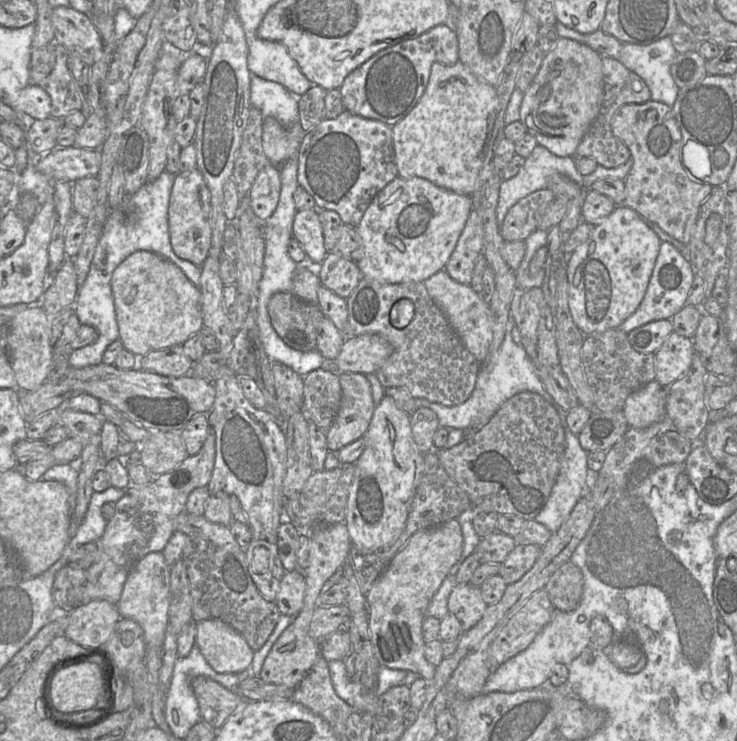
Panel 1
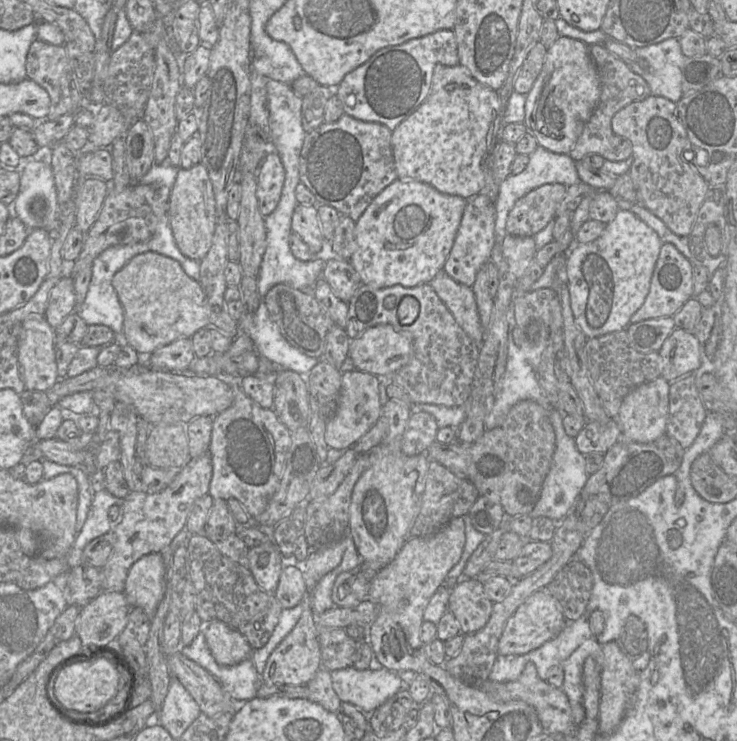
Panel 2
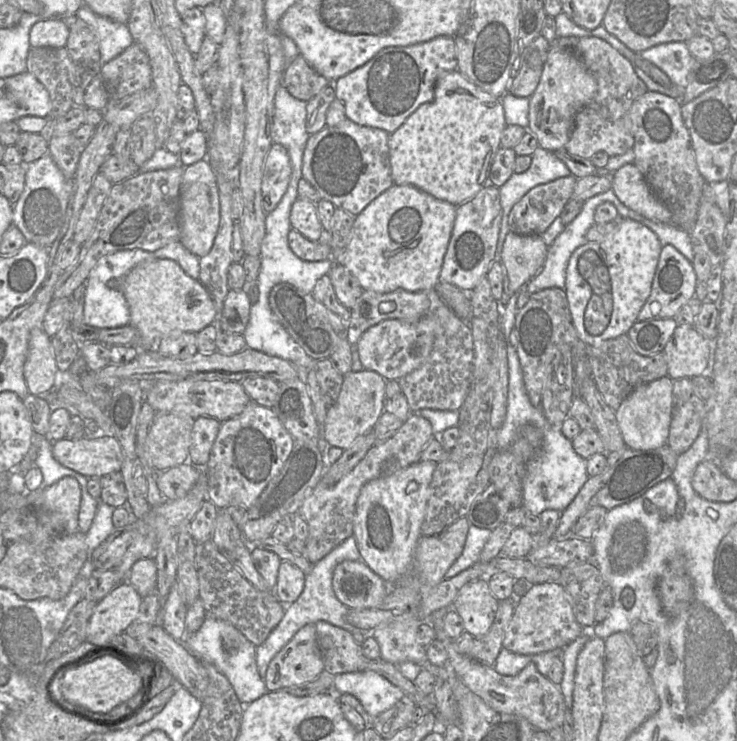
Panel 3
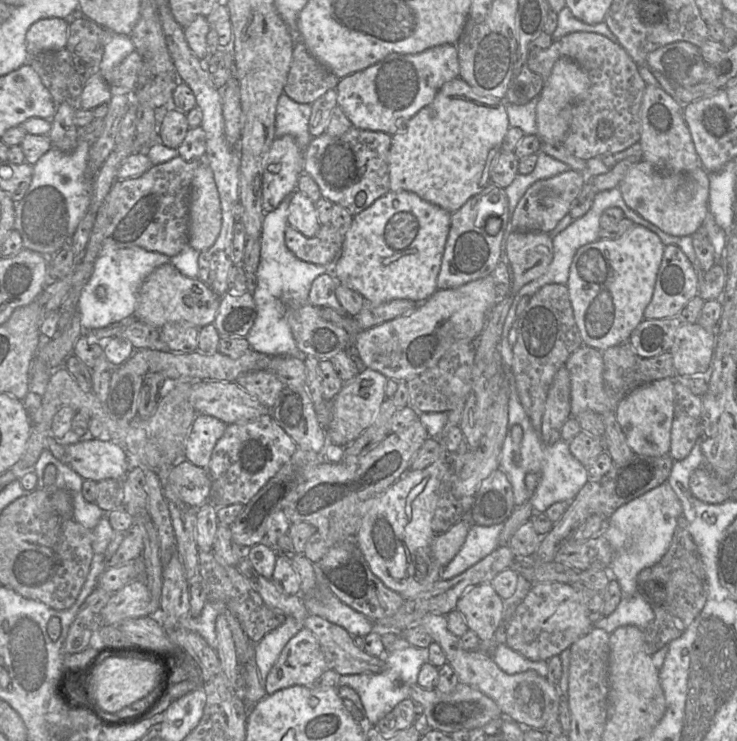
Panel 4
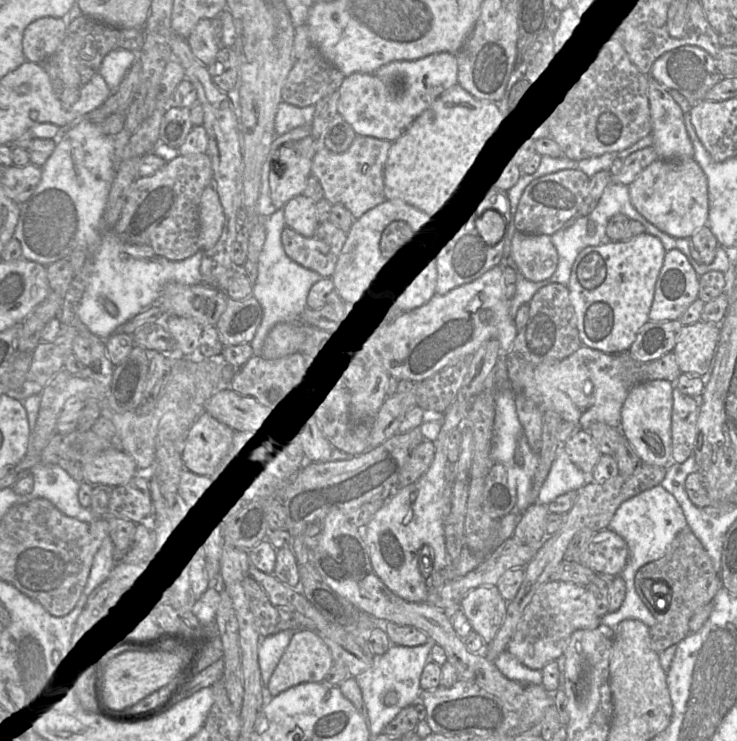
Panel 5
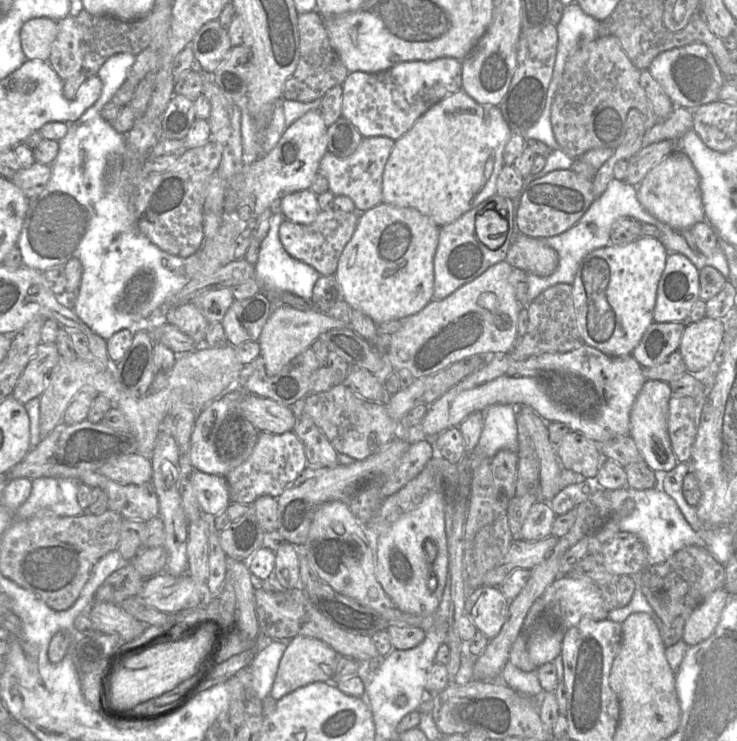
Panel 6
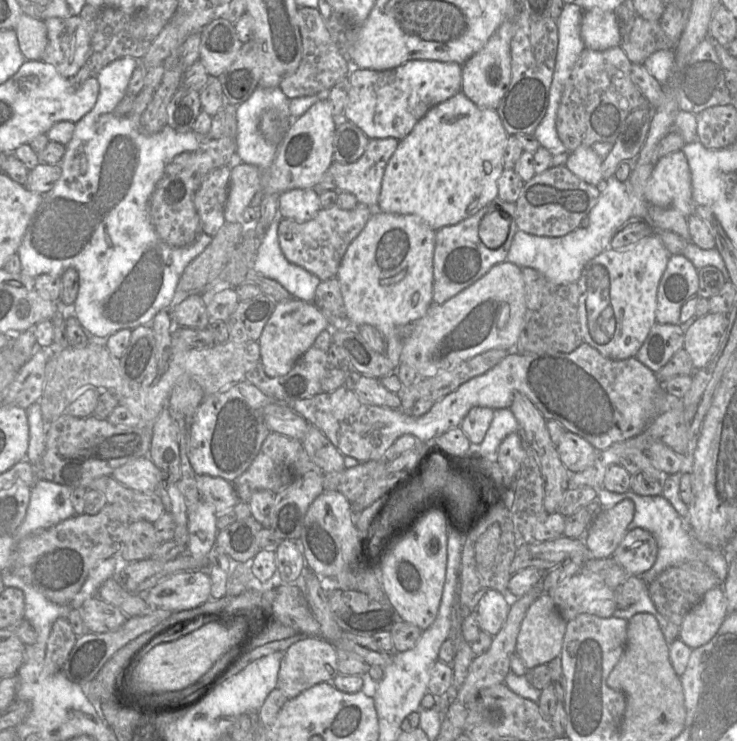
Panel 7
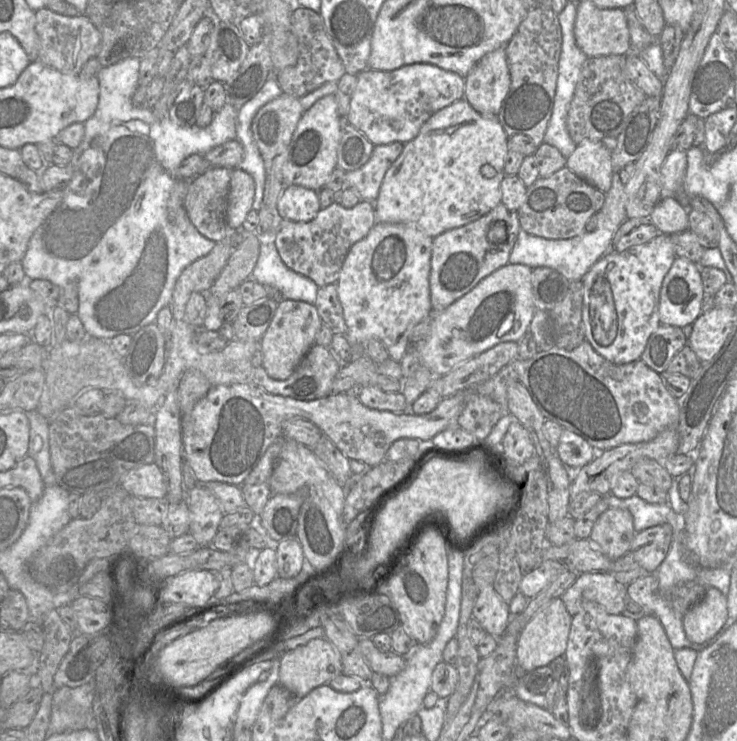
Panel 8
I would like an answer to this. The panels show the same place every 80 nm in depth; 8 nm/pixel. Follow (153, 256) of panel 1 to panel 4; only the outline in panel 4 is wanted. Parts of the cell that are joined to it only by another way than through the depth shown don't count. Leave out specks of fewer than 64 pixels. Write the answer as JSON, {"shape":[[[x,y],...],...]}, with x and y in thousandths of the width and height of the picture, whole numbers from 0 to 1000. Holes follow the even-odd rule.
{"shape":[[[232,356],[213,360],[193,382],[182,424],[187,433],[218,443],[231,435],[252,435],[267,443],[289,437],[299,404],[280,383],[269,375],[247,371]]]}

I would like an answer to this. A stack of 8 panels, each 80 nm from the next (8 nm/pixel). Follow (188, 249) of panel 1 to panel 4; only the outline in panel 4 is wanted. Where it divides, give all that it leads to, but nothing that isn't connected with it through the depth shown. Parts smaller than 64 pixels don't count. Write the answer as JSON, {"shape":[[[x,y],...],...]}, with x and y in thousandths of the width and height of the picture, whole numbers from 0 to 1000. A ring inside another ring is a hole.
{"shape":[[[278,211],[263,233],[256,275],[255,329],[269,340],[293,327],[301,305],[301,286],[290,236]]]}

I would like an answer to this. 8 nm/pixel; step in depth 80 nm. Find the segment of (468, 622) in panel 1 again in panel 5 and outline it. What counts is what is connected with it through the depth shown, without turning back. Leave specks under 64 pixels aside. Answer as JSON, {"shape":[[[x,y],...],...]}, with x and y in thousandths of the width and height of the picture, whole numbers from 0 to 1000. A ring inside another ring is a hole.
{"shape":[[[673,789],[651,791],[639,796],[624,812],[640,849],[664,869],[677,852],[688,825],[689,812]]]}

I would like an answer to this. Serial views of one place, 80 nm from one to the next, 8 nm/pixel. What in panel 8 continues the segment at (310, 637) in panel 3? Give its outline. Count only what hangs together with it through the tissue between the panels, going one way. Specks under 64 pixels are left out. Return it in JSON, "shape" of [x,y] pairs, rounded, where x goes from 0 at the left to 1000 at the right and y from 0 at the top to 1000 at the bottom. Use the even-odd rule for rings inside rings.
{"shape":[[[442,861],[423,862],[418,868],[389,879],[380,888],[377,923],[389,930],[402,943],[419,937],[425,930],[445,923],[464,910],[464,896],[457,877]]]}

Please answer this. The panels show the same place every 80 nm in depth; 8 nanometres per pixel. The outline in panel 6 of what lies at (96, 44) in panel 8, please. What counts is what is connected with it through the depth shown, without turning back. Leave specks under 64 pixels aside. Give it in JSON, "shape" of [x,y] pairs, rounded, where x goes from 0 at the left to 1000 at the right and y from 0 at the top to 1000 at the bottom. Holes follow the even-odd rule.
{"shape":[[[88,23],[77,31],[79,45],[71,58],[65,85],[80,105],[90,109],[110,96],[110,42],[103,36],[100,23]]]}

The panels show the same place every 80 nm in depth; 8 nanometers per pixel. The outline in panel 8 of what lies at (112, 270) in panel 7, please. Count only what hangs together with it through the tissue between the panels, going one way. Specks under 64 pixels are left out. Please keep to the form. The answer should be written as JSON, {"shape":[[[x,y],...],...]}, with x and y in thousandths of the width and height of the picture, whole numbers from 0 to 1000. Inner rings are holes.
{"shape":[[[176,77],[149,89],[136,92],[130,104],[134,109],[134,136],[129,152],[114,165],[115,182],[110,194],[100,201],[95,217],[99,235],[96,243],[84,255],[85,265],[81,275],[49,309],[39,324],[37,337],[28,351],[31,366],[38,378],[61,377],[85,389],[92,381],[100,379],[106,387],[106,420],[103,425],[109,430],[117,449],[136,457],[151,457],[157,452],[175,451],[180,453],[193,441],[210,435],[214,421],[229,412],[233,405],[237,381],[246,367],[265,351],[280,345],[292,333],[290,325],[274,318],[259,301],[250,278],[235,287],[233,296],[228,285],[228,270],[232,256],[242,243],[240,228],[244,220],[261,208],[277,209],[280,205],[308,190],[320,188],[320,162],[323,147],[312,140],[305,140],[290,152],[286,166],[280,171],[269,171],[266,167],[250,171],[236,167],[228,157],[213,158],[205,147],[185,144],[179,139],[179,130],[189,117],[190,78]]]}

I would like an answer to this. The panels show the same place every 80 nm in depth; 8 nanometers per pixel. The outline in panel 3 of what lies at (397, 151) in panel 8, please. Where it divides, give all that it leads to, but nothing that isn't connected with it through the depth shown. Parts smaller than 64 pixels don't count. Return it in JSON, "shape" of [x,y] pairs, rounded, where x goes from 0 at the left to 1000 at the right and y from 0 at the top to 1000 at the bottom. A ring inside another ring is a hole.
{"shape":[[[471,159],[453,171],[442,170],[419,182],[411,206],[410,240],[423,250],[437,270],[444,270],[456,281],[483,293],[507,269],[535,250],[528,213],[528,184],[522,175],[491,170]]]}

